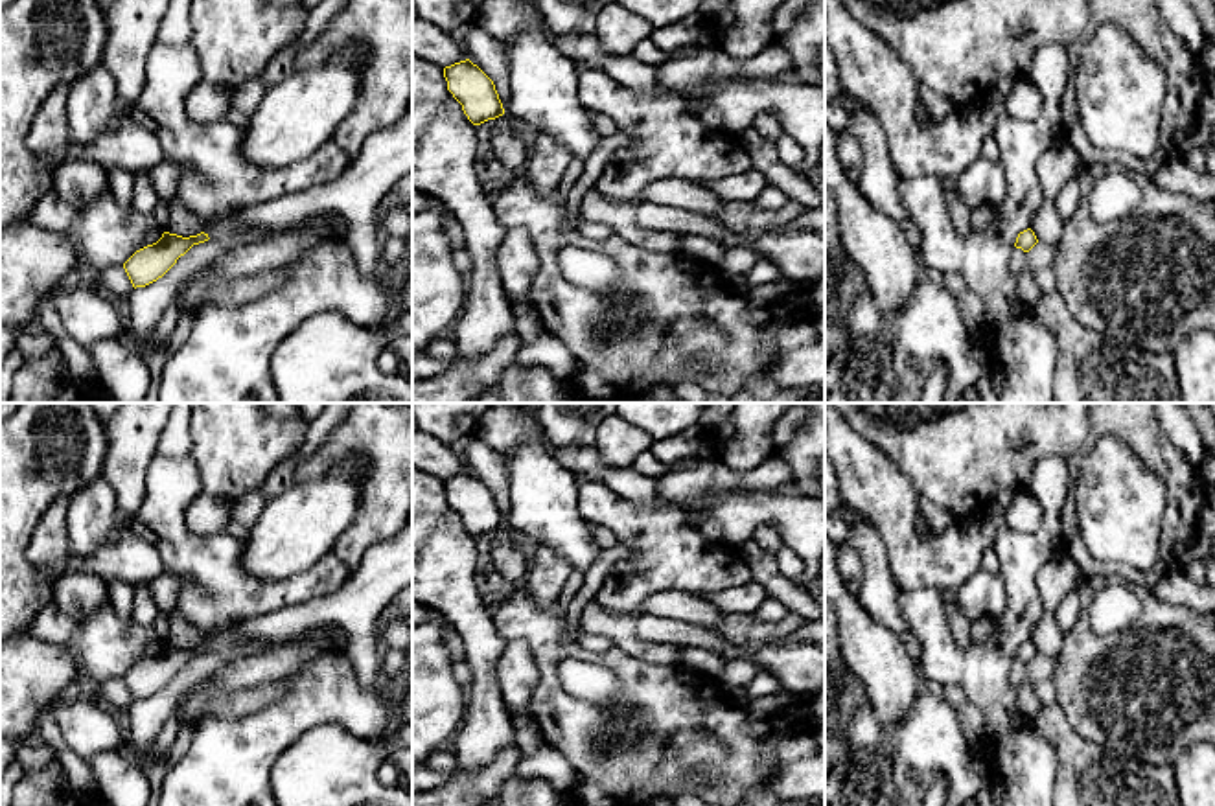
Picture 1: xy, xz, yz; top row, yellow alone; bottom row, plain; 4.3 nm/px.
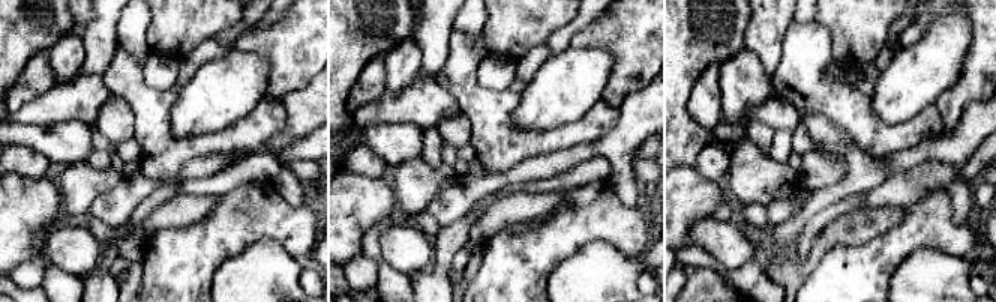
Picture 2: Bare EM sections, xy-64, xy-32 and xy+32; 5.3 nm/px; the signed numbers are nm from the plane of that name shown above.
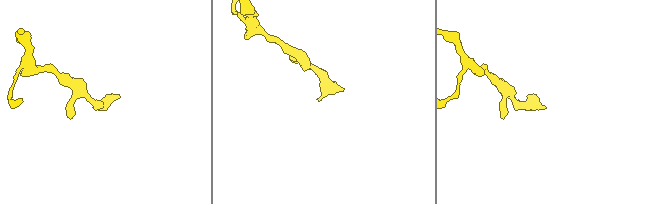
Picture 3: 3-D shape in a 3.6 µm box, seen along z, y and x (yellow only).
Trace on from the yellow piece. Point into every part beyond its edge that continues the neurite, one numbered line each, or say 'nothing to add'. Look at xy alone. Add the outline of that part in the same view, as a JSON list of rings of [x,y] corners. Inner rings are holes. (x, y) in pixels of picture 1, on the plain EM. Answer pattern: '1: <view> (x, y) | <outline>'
1: xy (385, 569) | [[[412,512],[401,530],[387,541],[366,548],[357,570],[331,594],[247,616],[234,629],[221,629],[210,639],[215,651],[239,640],[261,640],[269,646],[304,637],[309,629],[333,624],[348,635],[348,659],[363,686],[383,675],[383,646],[376,637],[376,622],[390,600],[412,583]]]

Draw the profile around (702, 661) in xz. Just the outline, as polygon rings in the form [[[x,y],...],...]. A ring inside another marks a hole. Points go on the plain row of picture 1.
[[[681,648],[681,664],[683,668],[703,674],[707,677],[718,679],[727,661],[709,650],[701,648]]]

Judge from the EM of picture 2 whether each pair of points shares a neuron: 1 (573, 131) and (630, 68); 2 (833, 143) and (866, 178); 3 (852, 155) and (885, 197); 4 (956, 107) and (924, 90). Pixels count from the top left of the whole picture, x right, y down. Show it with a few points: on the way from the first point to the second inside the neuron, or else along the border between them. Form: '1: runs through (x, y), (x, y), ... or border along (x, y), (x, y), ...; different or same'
1: border along (602, 98), (620, 110); different
2: runs through (842, 147), (863, 169); same
3: border along (888, 176), (863, 194); different
4: border along (962, 71), (962, 75), (935, 104); different

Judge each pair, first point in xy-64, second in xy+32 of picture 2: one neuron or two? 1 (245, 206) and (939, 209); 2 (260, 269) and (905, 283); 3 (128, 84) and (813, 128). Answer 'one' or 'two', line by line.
1: one
2: one
3: two

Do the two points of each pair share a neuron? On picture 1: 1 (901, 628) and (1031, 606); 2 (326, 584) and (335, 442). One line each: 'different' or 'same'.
1: different
2: different

